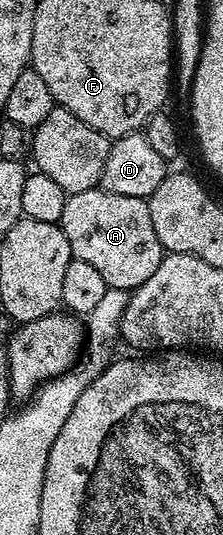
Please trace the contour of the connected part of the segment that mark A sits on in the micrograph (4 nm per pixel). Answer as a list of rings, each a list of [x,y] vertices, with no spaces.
[[[100,187],[71,193],[63,203],[59,224],[74,257],[96,267],[110,289],[138,289],[155,275],[155,267],[159,267],[163,250],[151,224],[146,198],[115,195]]]

